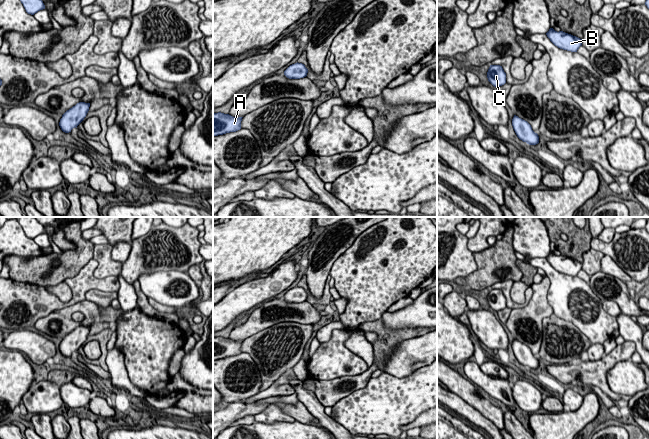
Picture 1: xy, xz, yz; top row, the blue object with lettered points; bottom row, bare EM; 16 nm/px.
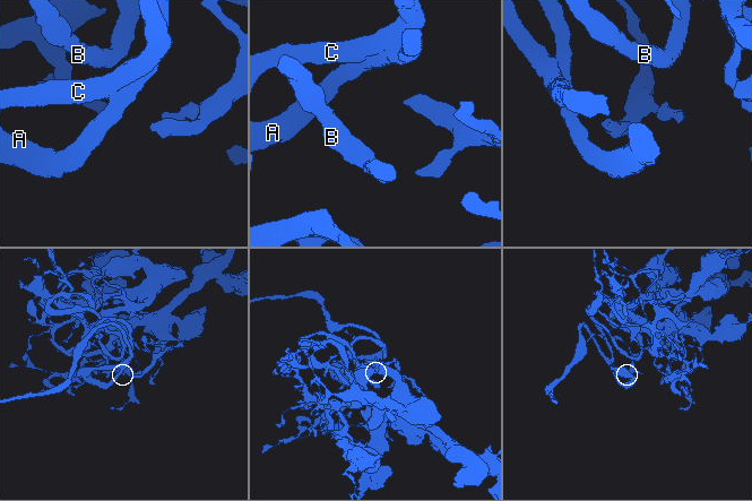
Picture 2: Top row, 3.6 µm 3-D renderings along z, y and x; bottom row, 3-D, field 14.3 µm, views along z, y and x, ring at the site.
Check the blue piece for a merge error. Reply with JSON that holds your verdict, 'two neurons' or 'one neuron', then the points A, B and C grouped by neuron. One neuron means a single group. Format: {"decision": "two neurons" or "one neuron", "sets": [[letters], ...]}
{"decision": "one neuron", "sets": [["A", "B", "C"]]}

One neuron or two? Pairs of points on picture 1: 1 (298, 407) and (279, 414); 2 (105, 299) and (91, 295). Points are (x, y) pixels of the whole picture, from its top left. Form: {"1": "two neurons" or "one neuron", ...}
{"1": "two neurons", "2": "one neuron"}

